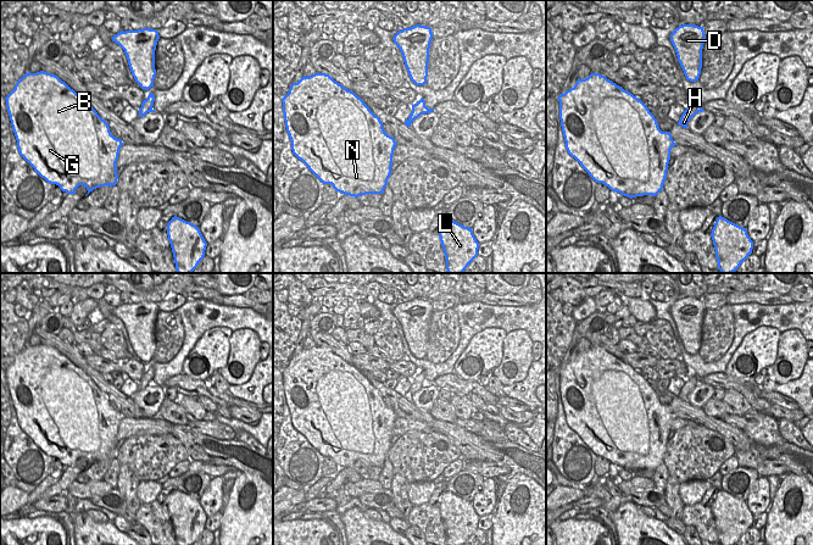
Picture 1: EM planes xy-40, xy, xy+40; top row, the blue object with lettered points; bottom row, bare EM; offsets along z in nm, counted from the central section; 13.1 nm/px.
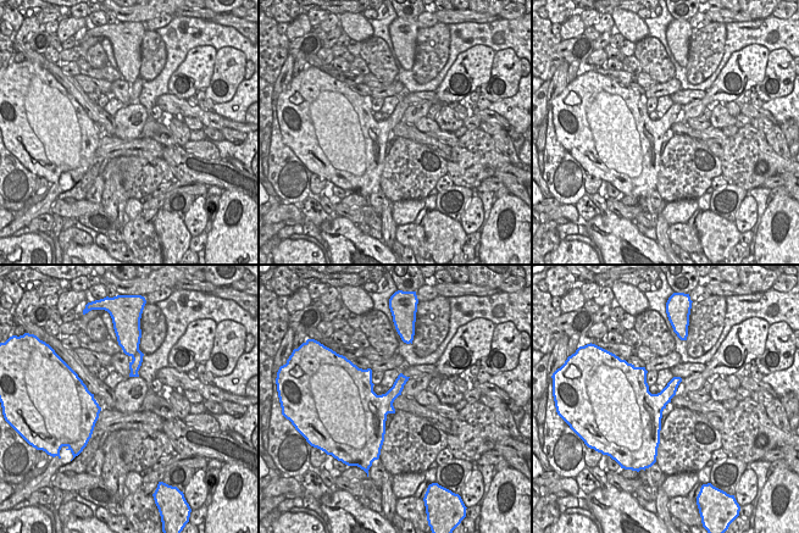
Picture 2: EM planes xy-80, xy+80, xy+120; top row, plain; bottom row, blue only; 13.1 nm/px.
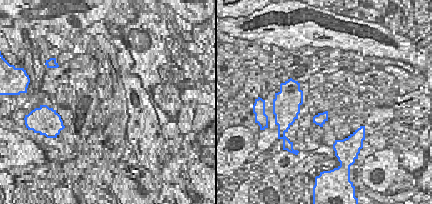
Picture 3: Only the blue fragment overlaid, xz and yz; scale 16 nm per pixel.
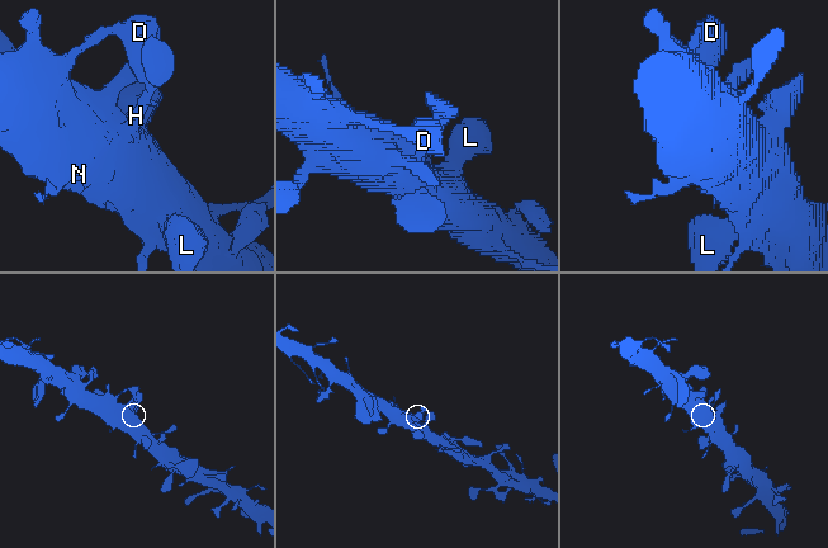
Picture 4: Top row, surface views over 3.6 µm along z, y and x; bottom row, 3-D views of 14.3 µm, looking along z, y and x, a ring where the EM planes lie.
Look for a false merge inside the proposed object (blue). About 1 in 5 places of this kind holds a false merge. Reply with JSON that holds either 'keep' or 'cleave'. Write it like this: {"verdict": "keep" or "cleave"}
{"verdict": "keep"}

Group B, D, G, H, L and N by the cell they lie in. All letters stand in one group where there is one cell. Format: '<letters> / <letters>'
B D G H L N

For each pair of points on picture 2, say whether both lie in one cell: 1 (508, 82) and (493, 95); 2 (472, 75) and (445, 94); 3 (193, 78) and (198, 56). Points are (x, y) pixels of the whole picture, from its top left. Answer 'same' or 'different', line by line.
1: same
2: same
3: same

